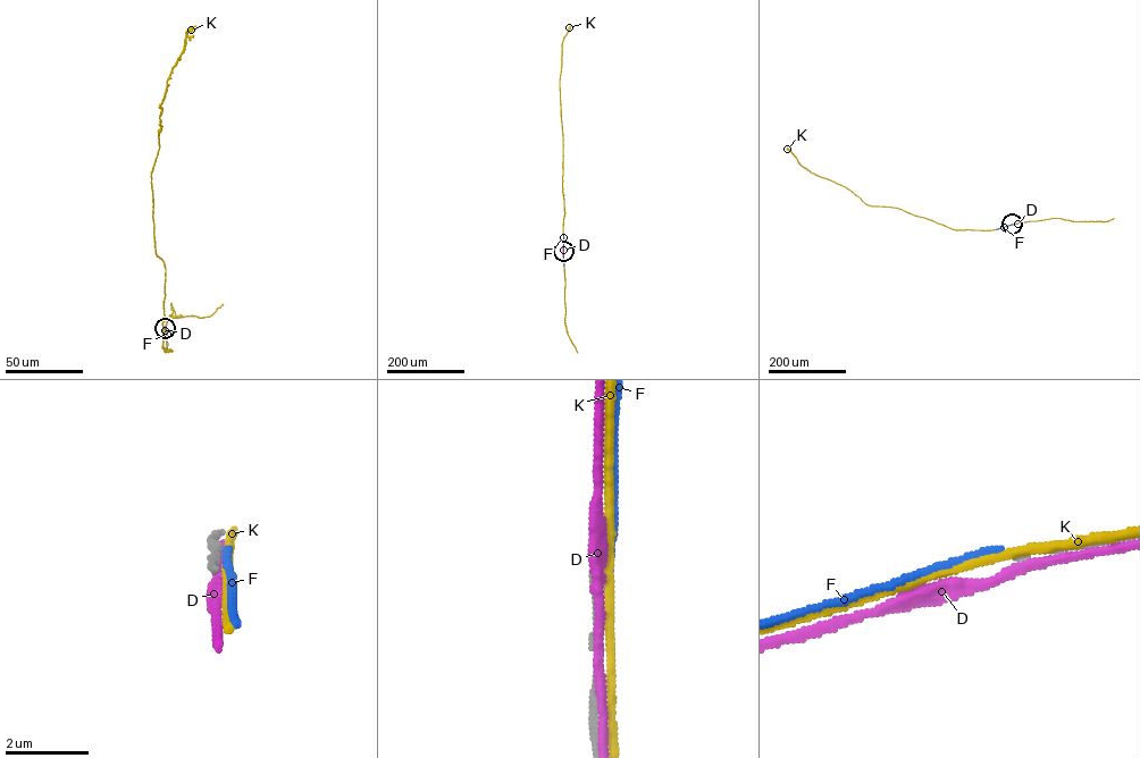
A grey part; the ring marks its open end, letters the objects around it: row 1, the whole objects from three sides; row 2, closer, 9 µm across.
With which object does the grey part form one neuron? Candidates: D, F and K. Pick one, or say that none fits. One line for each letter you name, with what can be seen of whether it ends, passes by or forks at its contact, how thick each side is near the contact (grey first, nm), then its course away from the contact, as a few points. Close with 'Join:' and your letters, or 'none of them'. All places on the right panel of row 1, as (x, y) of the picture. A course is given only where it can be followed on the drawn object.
Join: none of them

